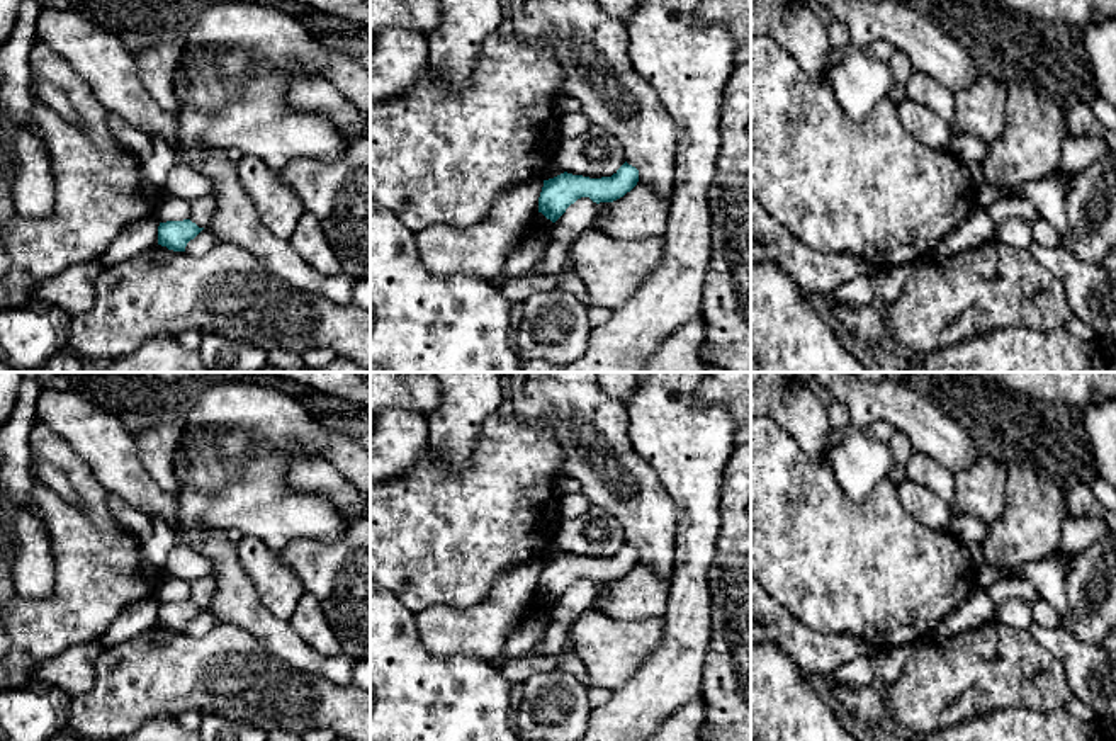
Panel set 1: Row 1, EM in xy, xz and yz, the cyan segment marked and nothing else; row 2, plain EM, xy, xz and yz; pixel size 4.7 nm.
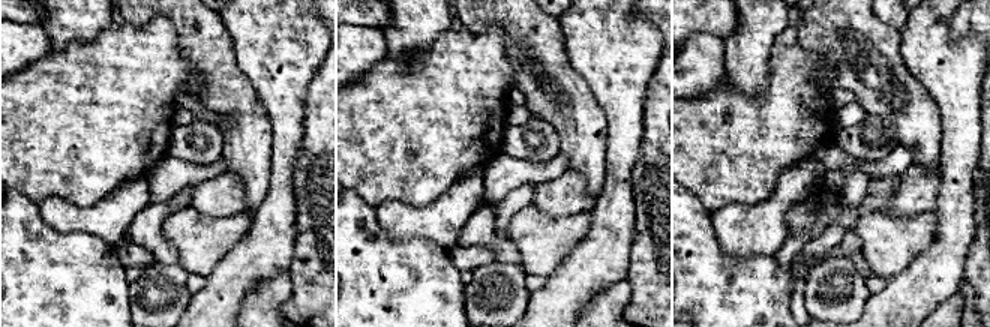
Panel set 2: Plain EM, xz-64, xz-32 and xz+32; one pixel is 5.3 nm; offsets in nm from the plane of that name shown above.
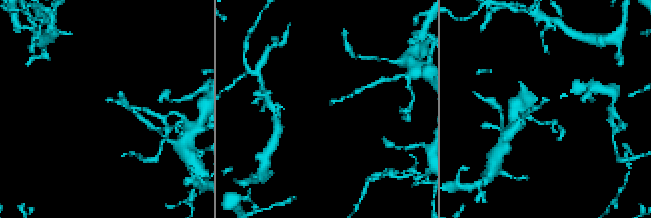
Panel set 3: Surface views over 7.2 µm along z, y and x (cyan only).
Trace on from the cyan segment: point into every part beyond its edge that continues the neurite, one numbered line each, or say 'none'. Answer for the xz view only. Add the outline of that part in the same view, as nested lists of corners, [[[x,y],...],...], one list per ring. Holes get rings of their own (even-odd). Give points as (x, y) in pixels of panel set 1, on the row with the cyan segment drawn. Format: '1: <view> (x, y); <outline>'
1: xz (481, 250); [[[540,177],[506,190],[489,214],[469,228],[430,224],[414,233],[426,269],[440,277],[467,274],[493,280],[538,211]]]

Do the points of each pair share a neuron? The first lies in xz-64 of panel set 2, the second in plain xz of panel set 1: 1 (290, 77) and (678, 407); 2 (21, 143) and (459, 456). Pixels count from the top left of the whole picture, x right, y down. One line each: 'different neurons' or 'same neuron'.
1: same neuron
2: different neurons

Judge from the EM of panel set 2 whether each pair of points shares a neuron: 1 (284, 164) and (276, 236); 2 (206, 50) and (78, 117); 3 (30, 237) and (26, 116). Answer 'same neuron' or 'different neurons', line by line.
1: same neuron
2: different neurons
3: different neurons

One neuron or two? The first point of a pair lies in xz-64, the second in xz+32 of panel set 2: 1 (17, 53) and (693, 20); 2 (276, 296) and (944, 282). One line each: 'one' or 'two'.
1: two
2: two

